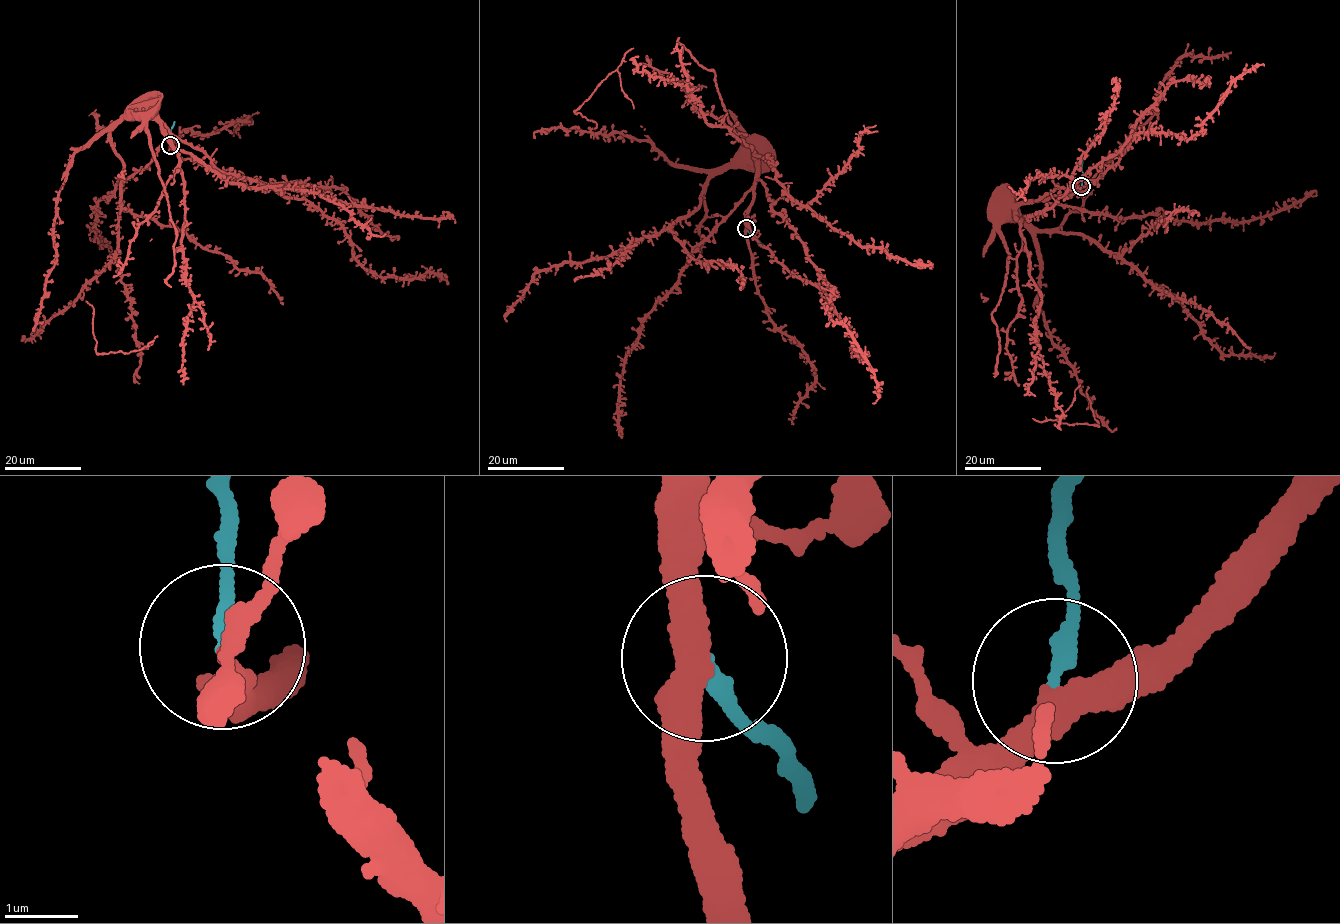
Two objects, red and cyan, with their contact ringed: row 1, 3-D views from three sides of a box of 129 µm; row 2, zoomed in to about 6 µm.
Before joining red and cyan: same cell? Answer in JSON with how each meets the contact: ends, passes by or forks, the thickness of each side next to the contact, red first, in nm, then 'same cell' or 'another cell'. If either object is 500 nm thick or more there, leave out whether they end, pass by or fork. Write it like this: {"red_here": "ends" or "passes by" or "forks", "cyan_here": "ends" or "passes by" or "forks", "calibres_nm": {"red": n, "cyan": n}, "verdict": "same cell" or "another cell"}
{"red_here": "passes by", "cyan_here": "ends", "calibres_nm": {"red": 320, "cyan": 180}, "verdict": "another cell"}

